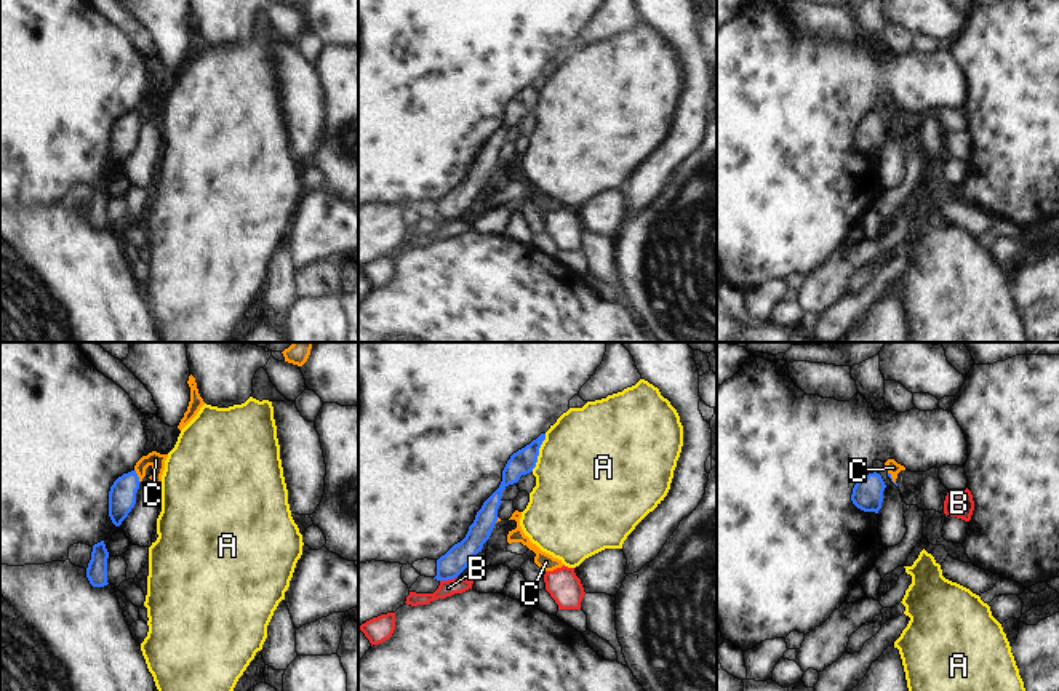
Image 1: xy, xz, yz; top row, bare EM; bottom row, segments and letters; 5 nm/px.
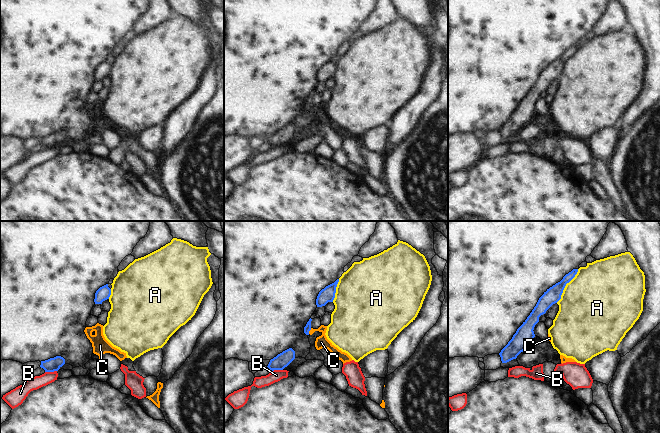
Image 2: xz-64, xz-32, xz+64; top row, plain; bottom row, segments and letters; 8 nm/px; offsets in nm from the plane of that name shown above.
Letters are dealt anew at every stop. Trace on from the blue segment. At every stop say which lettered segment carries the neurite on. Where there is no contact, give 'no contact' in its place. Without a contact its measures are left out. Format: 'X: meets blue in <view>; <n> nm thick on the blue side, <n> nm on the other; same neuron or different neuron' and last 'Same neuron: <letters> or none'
A: meets blue in xz; 120 nm thick on the blue side, 500 nm on the other; different neuron
B: meets blue in xz; 130 nm thick on the blue side, 80 nm on the other; different neuron
C: meets blue in xy; 140 nm thick on the blue side, 80 nm on the other; different neuron
Same neuron: none

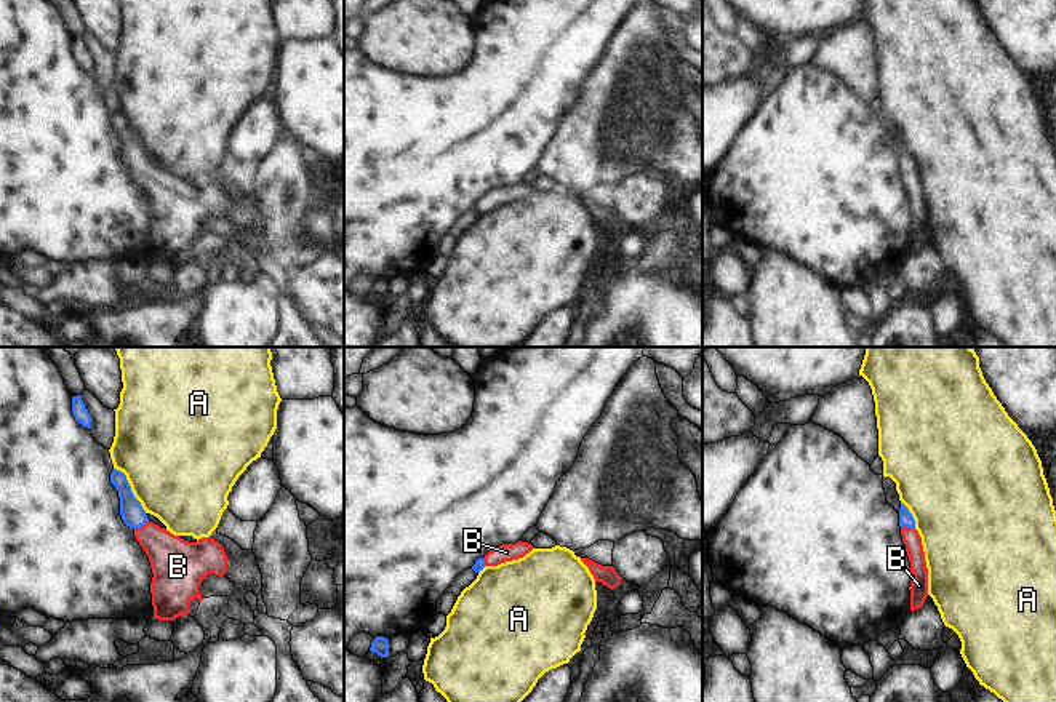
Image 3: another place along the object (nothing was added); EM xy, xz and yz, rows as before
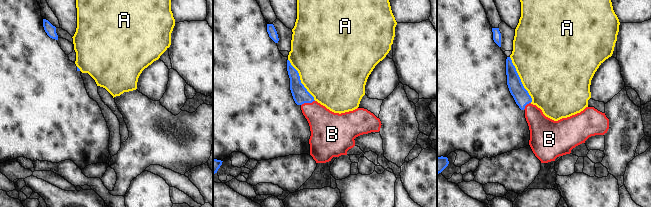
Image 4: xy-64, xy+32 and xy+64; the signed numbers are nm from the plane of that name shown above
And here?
A: meets blue in xy; 120 nm thick on the blue side, 480 nm on the other; different neuron
B: meets blue in xy; 120 nm thick on the blue side, 240 nm on the other; same neuron
Same neuron: B

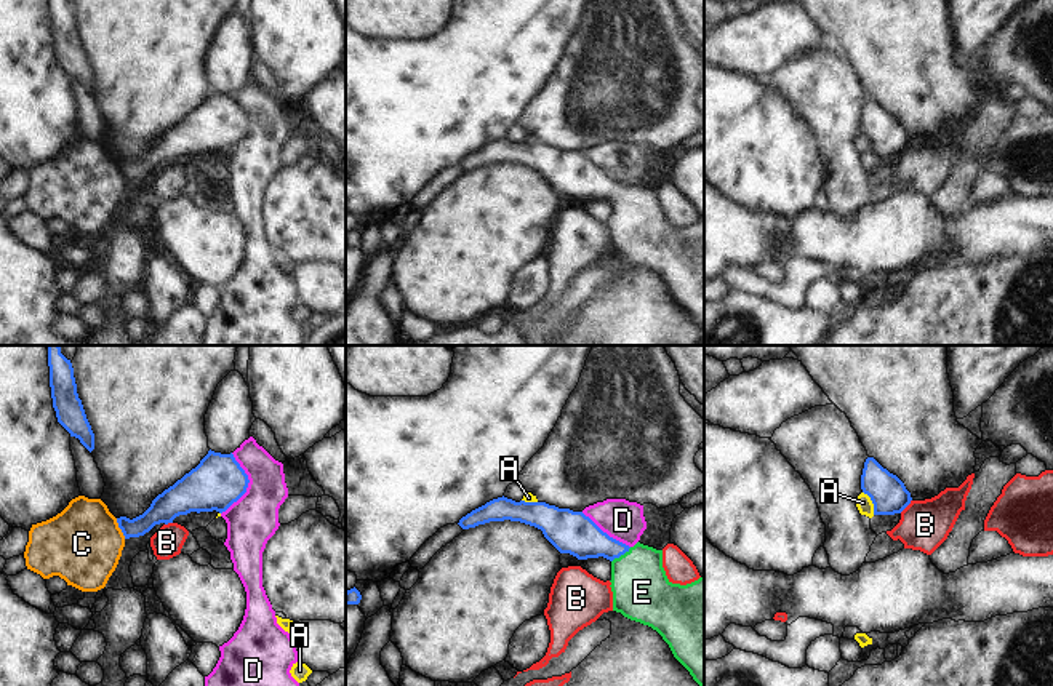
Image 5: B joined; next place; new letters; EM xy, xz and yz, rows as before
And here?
A: meets blue in yz; 190 nm thick on the blue side, 80 nm on the other; different neuron
B: meets blue in yz; 190 nm thick on the blue side, 240 nm on the other; different neuron
C: meets blue in xy; 150 nm thick on the blue side, 400 nm on the other; different neuron
D: meets blue in xy; 260 nm thick on the blue side, 240 nm on the other; different neuron
E: meets blue in xz; 200 nm thick on the blue side, 300 nm on the other; same neuron
Same neuron: E

